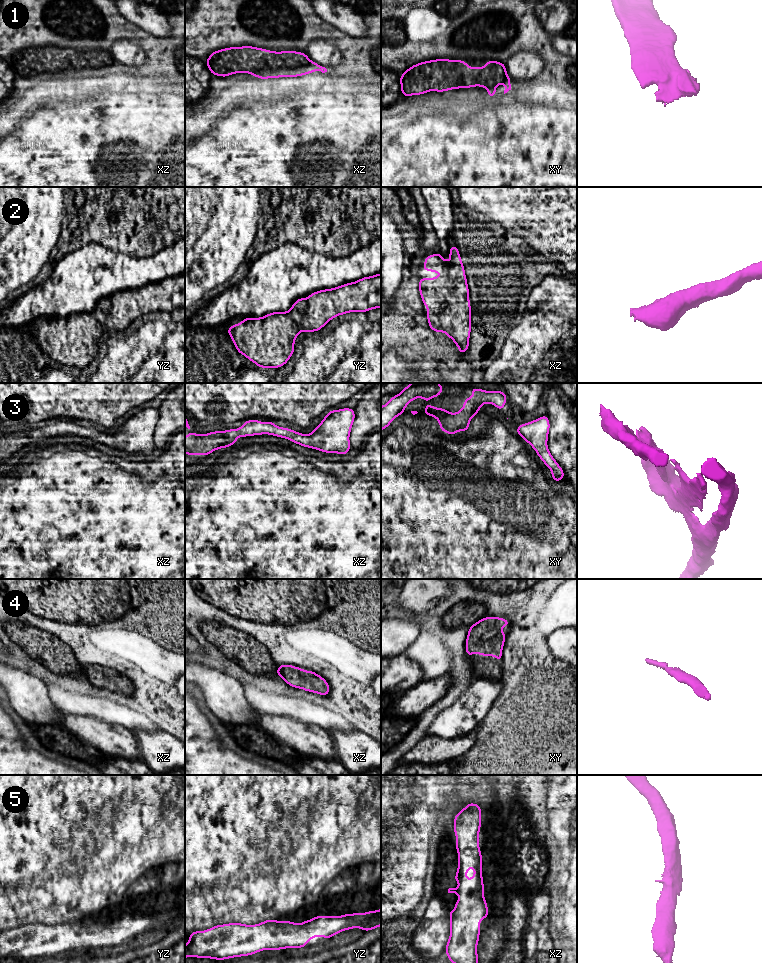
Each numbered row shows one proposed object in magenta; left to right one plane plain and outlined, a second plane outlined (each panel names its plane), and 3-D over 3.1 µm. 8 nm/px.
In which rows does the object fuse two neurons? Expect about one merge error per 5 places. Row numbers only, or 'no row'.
no row

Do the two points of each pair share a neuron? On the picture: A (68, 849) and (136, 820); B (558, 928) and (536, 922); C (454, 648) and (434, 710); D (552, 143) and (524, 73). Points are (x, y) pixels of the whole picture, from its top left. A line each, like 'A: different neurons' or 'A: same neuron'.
A: same neuron
B: different neurons
C: same neuron
D: different neurons

